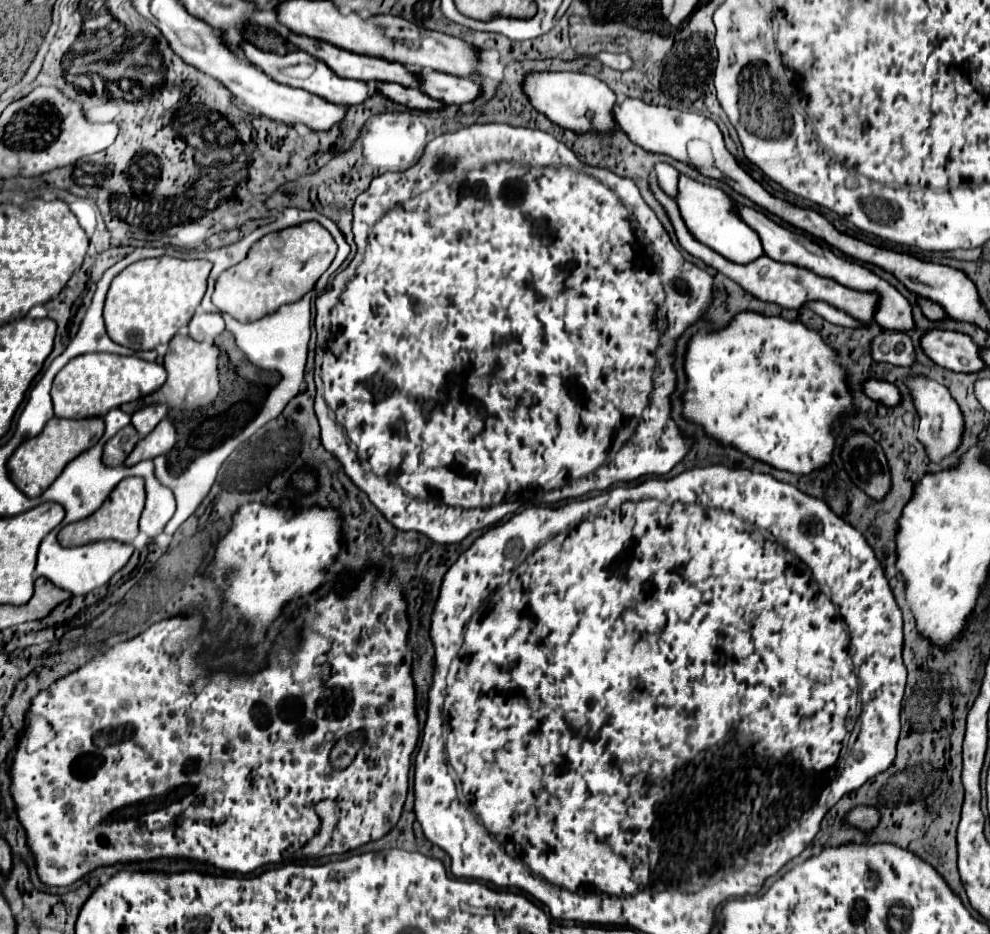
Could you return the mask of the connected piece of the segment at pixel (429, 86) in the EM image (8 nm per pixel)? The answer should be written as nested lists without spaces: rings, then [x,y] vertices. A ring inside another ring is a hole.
[[[414,70],[418,76],[422,76],[422,84],[418,84],[420,92],[426,92],[426,96],[434,100],[442,100],[444,104],[464,104],[472,102],[480,88],[470,78],[460,78],[452,74],[442,72],[428,72],[428,70]]]

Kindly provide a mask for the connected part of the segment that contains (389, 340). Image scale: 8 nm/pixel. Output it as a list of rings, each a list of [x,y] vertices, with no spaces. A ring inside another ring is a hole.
[[[474,124],[434,138],[416,166],[404,172],[376,176],[368,190],[356,198],[354,240],[358,244],[356,258],[335,276],[330,284],[332,290],[322,292],[315,300],[314,410],[324,448],[342,462],[352,482],[368,494],[370,502],[398,530],[422,532],[436,544],[458,544],[470,532],[488,528],[506,514],[514,514],[518,508],[506,508],[504,504],[518,494],[526,496],[538,490],[534,494],[548,494],[552,496],[550,502],[560,502],[592,490],[606,490],[616,482],[632,482],[640,476],[662,476],[694,446],[696,438],[684,436],[670,416],[670,396],[676,390],[674,351],[678,336],[682,336],[688,326],[706,318],[714,298],[714,280],[706,270],[686,262],[680,250],[674,248],[670,236],[642,200],[632,180],[620,178],[609,169],[585,164],[548,132],[506,124]],[[446,180],[450,180],[450,184],[436,184]],[[660,308],[666,308],[666,318],[660,314]],[[654,370],[659,370],[659,376],[654,376]]]

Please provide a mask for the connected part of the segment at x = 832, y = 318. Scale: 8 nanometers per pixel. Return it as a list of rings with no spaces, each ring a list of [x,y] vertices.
[[[810,302],[808,304],[810,310],[814,310],[816,314],[820,314],[824,320],[832,322],[832,324],[838,324],[838,326],[848,326],[848,328],[860,328],[862,322],[850,318],[848,314],[844,314],[842,310],[836,310],[832,306],[828,306],[826,302]]]

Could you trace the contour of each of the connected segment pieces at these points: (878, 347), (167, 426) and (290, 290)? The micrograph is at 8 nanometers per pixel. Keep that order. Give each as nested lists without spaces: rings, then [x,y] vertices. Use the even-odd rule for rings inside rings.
[[[882,332],[870,342],[870,356],[874,362],[910,366],[914,364],[912,340],[900,332]]]
[[[162,420],[162,424],[158,424],[158,428],[150,432],[150,436],[142,438],[134,446],[134,450],[126,458],[126,466],[134,466],[142,460],[152,460],[160,454],[166,454],[174,446],[174,442],[176,442],[176,428],[172,426],[170,420]]]
[[[304,222],[274,234],[266,234],[250,248],[246,260],[218,276],[212,302],[220,312],[226,312],[240,322],[258,320],[276,312],[288,302],[300,300],[328,270],[334,256],[336,242],[332,234],[318,222]]]

